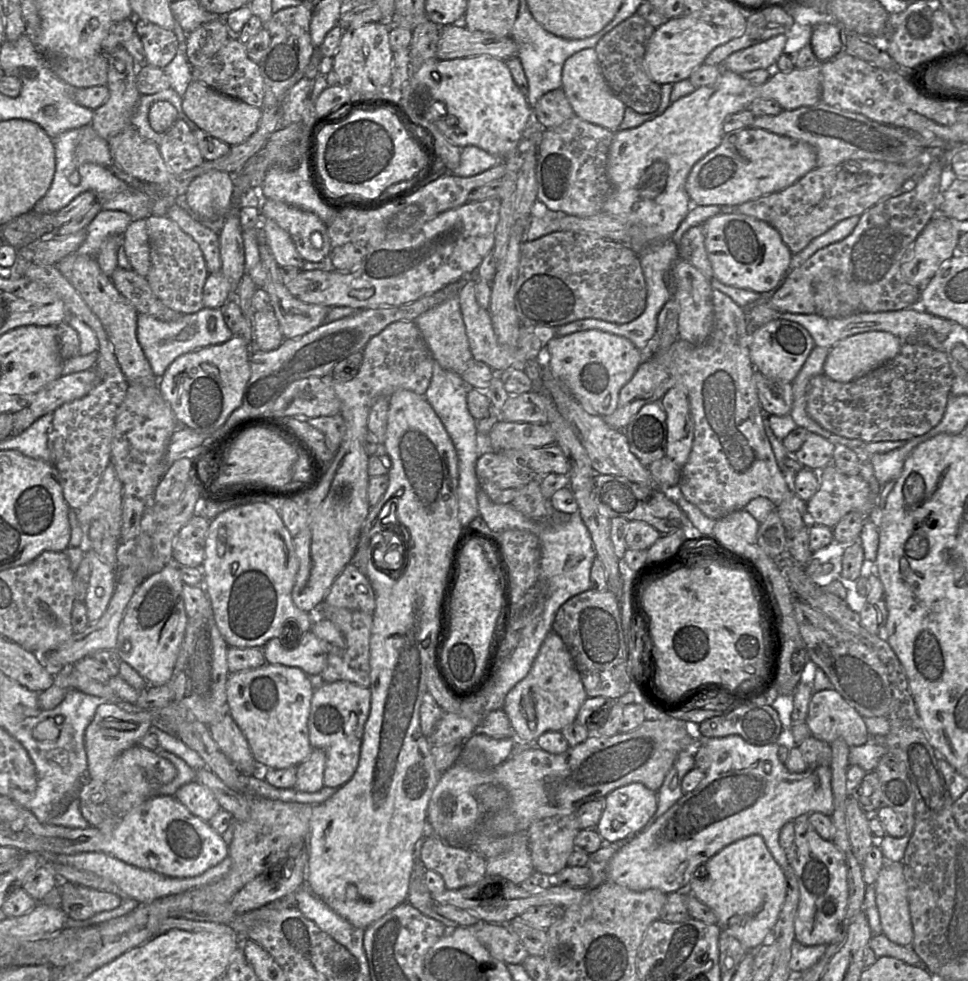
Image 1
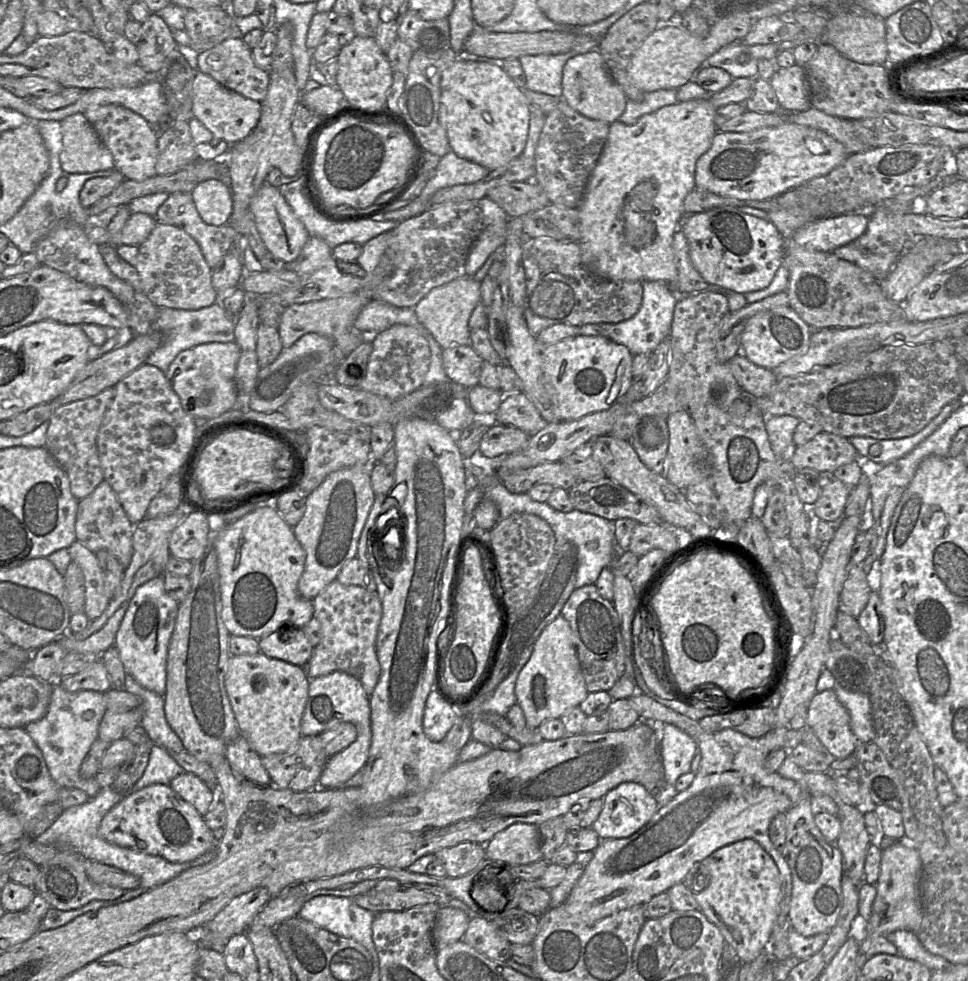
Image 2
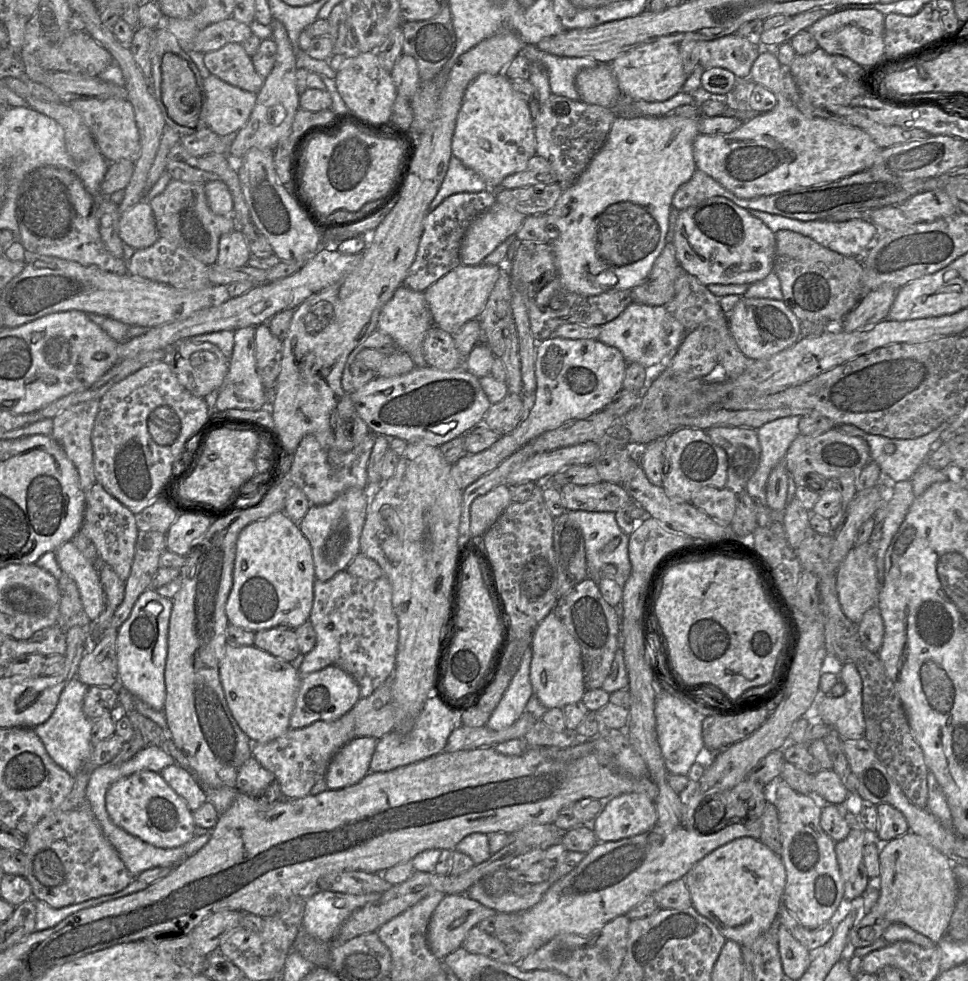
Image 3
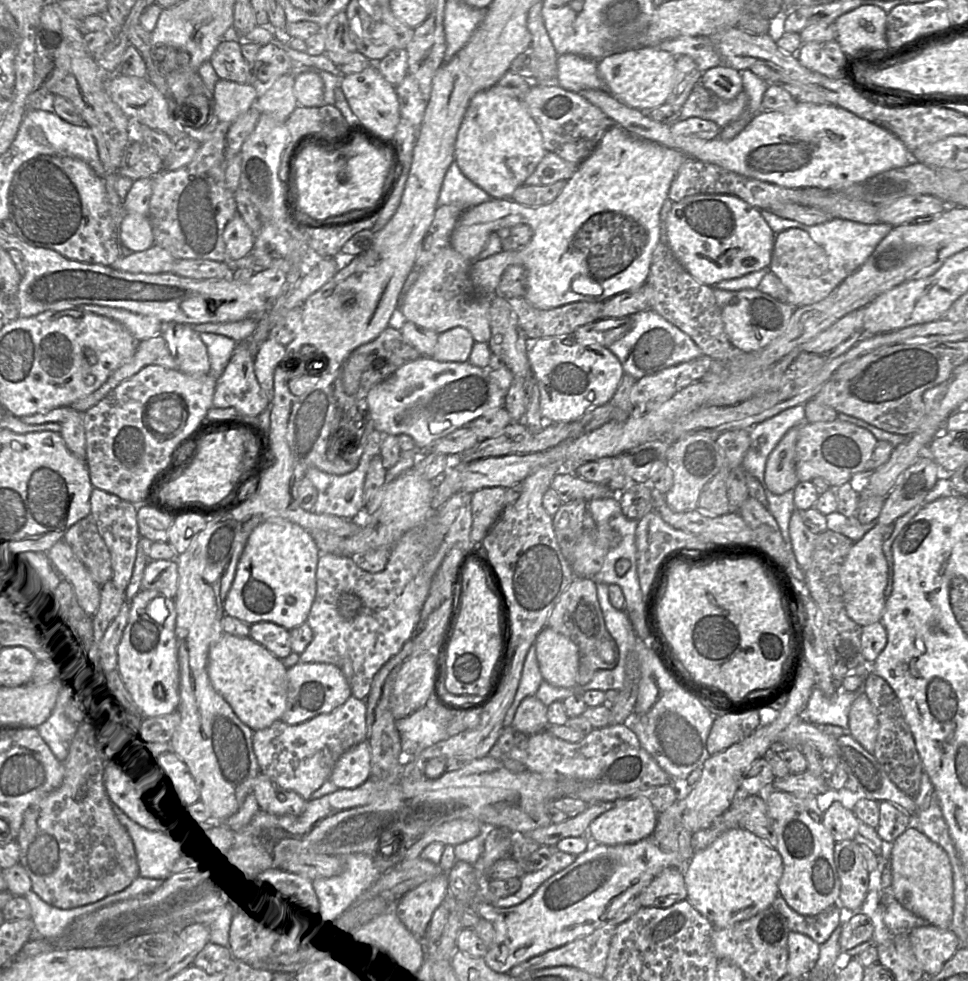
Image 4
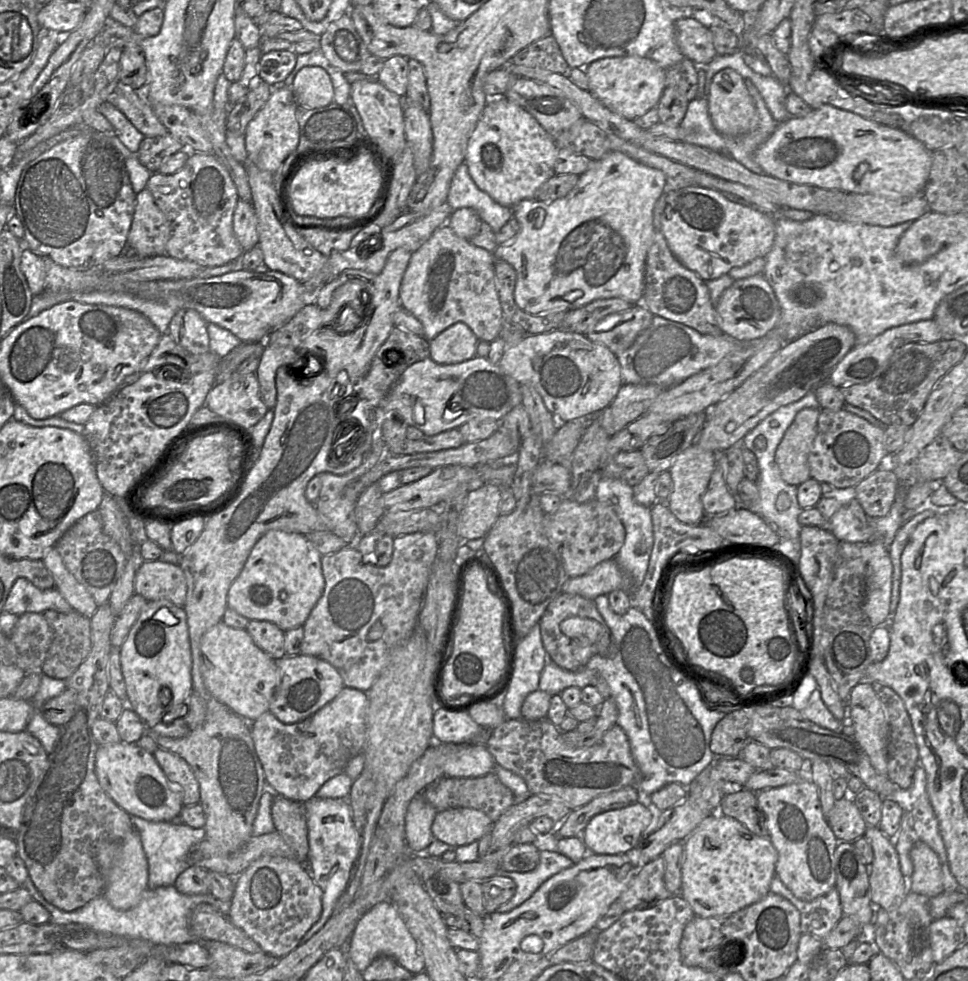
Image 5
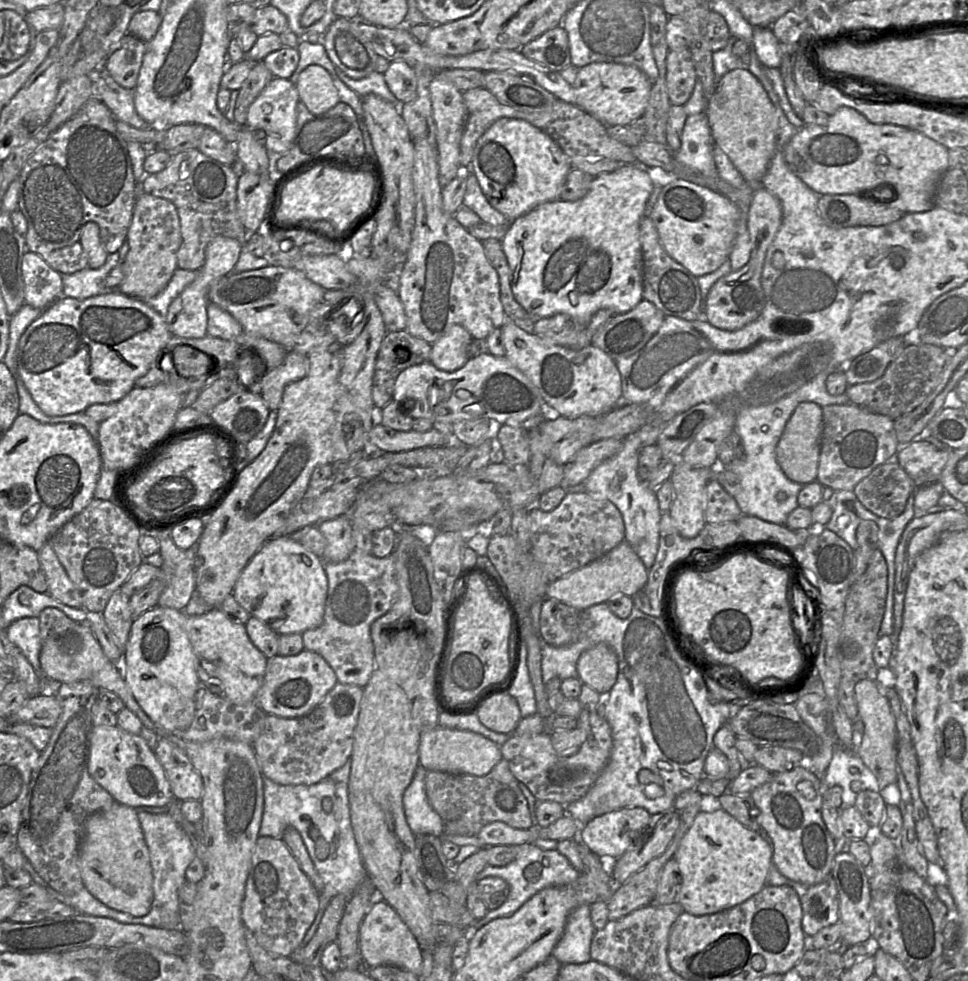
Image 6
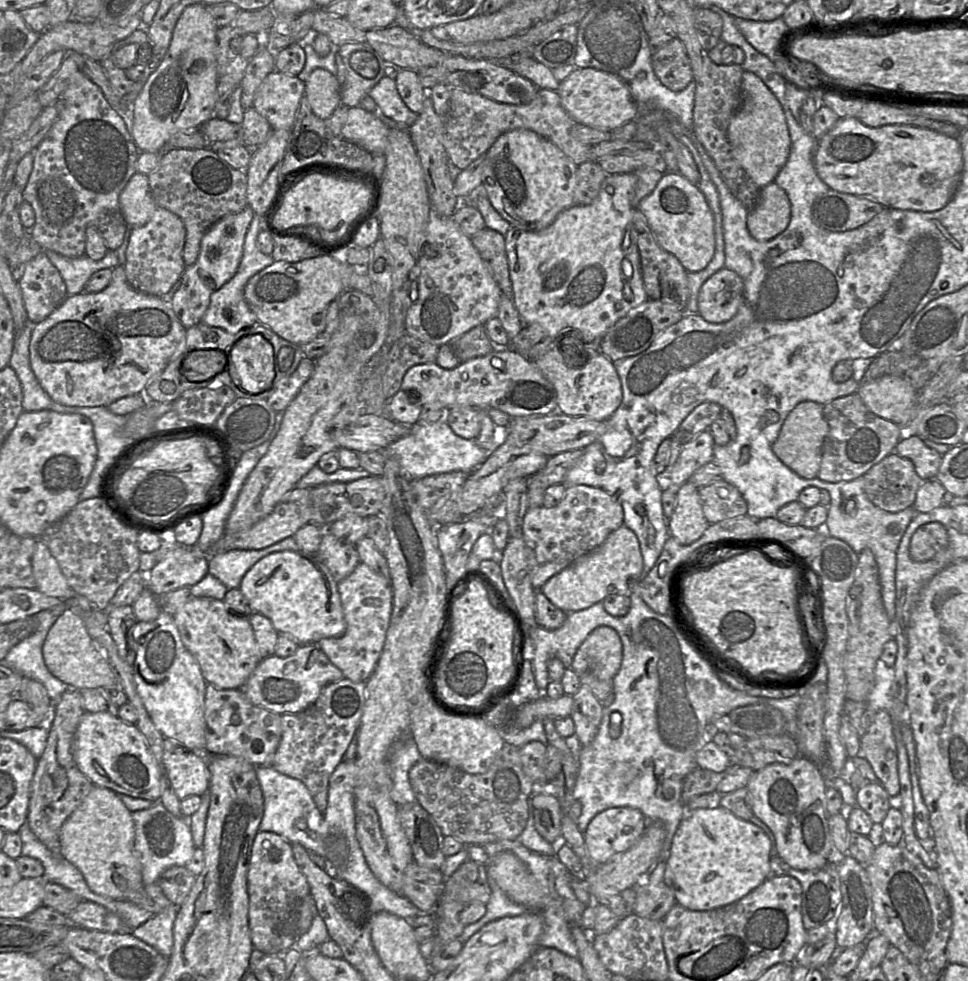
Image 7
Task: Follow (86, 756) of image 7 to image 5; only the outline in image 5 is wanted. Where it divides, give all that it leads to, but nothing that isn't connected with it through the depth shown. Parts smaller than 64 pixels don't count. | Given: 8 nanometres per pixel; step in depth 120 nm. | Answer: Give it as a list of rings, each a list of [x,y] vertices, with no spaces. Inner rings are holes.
[[[136,743],[98,745],[95,773],[102,789],[128,814],[154,822],[173,821],[180,816],[183,804],[178,792],[167,780],[154,754]]]

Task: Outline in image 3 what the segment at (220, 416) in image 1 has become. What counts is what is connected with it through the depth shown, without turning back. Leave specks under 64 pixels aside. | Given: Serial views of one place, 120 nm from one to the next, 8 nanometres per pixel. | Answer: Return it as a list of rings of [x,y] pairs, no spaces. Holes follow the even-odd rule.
[[[190,339],[182,340],[166,350],[164,358],[179,383],[196,397],[206,398],[211,392],[219,391],[228,372],[229,360],[221,350],[208,342],[193,343]]]

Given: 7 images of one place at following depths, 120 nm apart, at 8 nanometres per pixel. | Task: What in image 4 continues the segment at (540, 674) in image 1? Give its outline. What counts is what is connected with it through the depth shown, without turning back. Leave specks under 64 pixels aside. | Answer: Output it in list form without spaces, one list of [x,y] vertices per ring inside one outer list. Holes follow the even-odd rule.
[[[548,626],[539,632],[534,644],[543,680],[556,687],[577,687],[577,645]]]

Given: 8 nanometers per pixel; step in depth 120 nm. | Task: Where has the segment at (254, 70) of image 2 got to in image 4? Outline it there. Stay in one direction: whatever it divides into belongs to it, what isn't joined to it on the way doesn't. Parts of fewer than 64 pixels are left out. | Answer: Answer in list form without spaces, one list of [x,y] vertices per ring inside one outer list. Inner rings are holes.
[[[234,37],[224,39],[210,58],[220,79],[240,84],[256,84],[253,69],[242,53],[242,42]]]

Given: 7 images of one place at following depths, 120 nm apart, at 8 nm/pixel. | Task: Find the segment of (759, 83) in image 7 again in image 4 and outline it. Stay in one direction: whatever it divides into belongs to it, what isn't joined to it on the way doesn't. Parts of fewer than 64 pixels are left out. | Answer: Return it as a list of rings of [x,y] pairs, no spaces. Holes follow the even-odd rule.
[[[726,65],[703,72],[700,82],[707,90],[724,101],[734,100],[743,91],[740,71]]]

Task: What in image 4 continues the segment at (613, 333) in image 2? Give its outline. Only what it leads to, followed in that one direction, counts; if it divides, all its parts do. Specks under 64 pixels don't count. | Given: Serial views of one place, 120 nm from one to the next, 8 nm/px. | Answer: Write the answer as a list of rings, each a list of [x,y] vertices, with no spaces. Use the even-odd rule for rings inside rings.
[[[648,309],[629,317],[630,330],[607,348],[618,358],[624,373],[636,380],[703,355],[701,349],[687,334],[655,311]]]

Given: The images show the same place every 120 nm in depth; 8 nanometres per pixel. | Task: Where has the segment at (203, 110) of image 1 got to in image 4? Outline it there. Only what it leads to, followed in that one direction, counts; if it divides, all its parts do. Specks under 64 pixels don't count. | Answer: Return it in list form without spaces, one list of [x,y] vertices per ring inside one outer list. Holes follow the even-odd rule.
[[[219,79],[213,91],[215,114],[219,122],[232,121],[247,112],[256,102],[261,88],[258,84],[240,84]]]

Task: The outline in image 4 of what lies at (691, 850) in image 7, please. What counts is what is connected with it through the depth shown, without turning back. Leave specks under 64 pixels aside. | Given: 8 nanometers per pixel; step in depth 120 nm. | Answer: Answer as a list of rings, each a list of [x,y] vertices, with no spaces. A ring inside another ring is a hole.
[[[732,828],[723,832],[708,847],[694,852],[685,866],[683,876],[687,890],[686,900],[715,928],[728,928],[771,907],[779,895],[778,883],[782,874],[782,857],[775,848],[744,828]]]

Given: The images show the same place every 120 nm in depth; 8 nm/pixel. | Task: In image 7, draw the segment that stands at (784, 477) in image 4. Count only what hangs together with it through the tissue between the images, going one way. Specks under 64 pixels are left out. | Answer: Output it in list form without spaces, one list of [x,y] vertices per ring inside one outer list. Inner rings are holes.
[[[803,401],[789,413],[771,448],[783,464],[797,475],[813,479],[817,477],[820,469],[822,448],[828,432],[829,426],[823,415],[823,406],[814,401]]]

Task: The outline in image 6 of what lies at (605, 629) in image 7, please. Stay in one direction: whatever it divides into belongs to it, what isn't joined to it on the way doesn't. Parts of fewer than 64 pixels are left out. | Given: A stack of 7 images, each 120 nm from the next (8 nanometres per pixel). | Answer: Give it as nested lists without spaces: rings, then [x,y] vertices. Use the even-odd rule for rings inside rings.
[[[599,643],[580,655],[576,669],[582,684],[587,684],[604,698],[616,682],[618,658],[609,645]]]

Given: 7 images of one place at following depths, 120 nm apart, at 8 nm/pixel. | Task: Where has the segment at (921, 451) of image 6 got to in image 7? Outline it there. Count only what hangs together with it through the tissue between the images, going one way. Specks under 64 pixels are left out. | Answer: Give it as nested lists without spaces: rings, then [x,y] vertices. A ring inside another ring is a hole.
[[[904,434],[895,447],[896,453],[912,461],[917,475],[923,480],[935,479],[942,455],[929,448],[916,434]]]

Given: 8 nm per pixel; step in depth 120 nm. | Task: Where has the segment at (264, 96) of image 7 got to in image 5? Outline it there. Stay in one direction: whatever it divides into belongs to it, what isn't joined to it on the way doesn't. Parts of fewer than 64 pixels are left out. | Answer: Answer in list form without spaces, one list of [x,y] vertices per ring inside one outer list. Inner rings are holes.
[[[275,86],[267,102],[247,125],[245,143],[248,160],[259,169],[275,174],[284,160],[296,150],[299,143],[297,107],[291,87]]]

